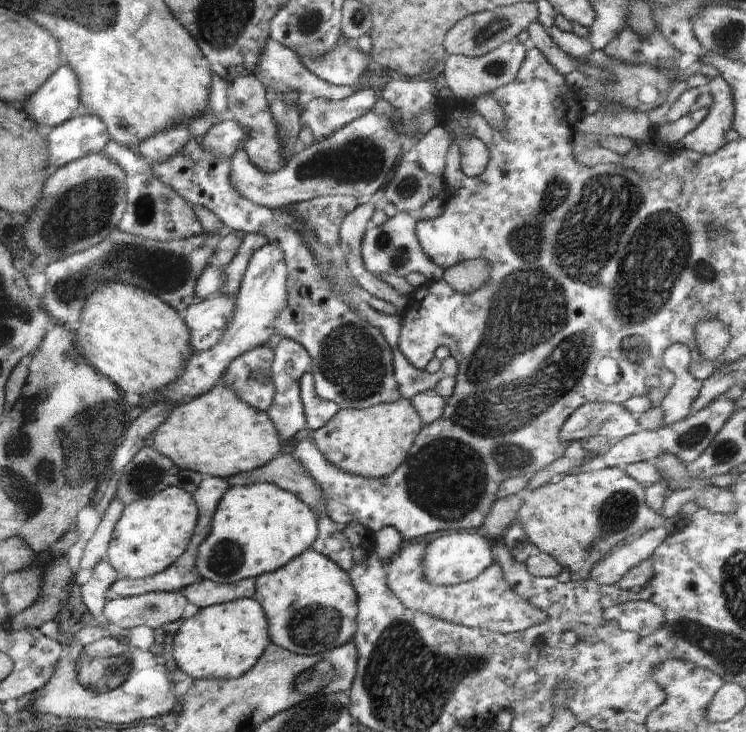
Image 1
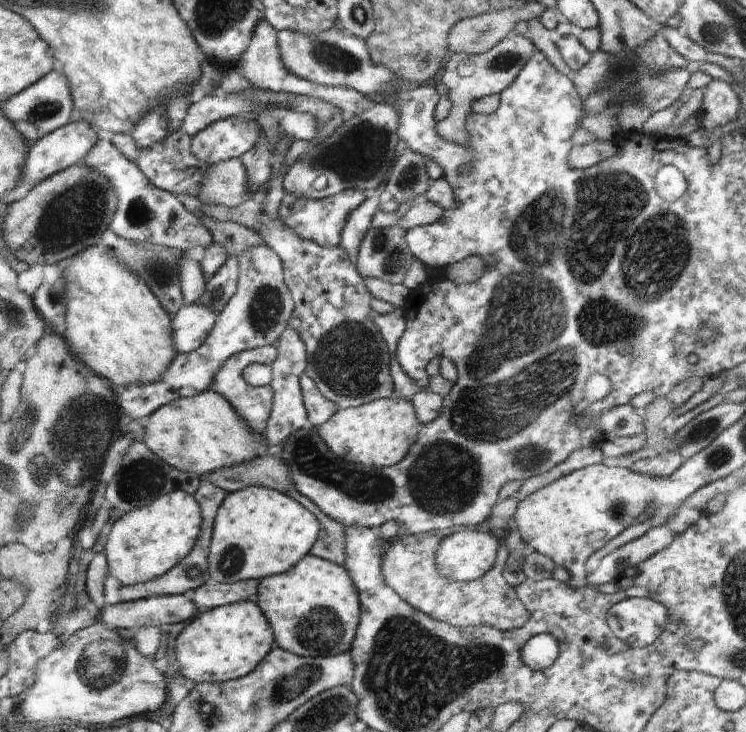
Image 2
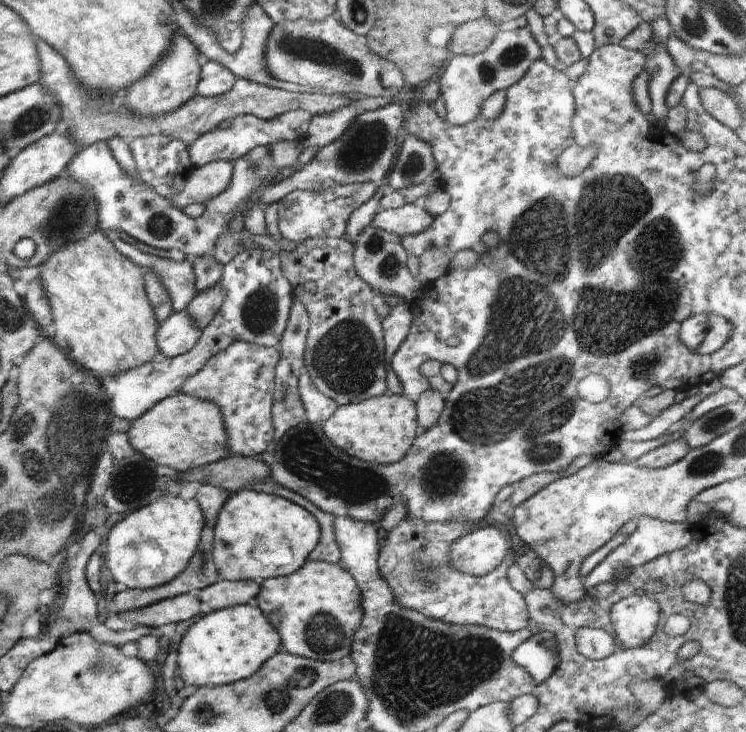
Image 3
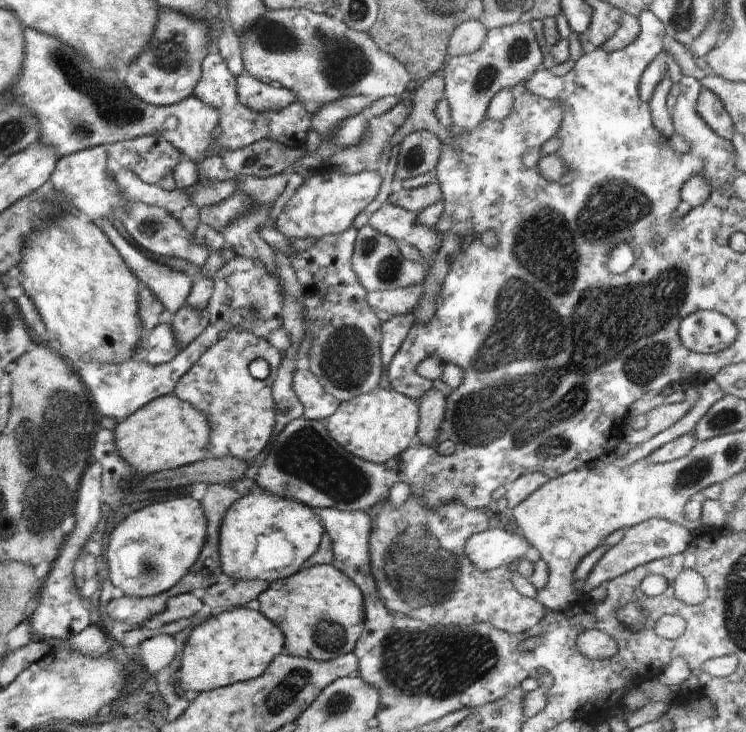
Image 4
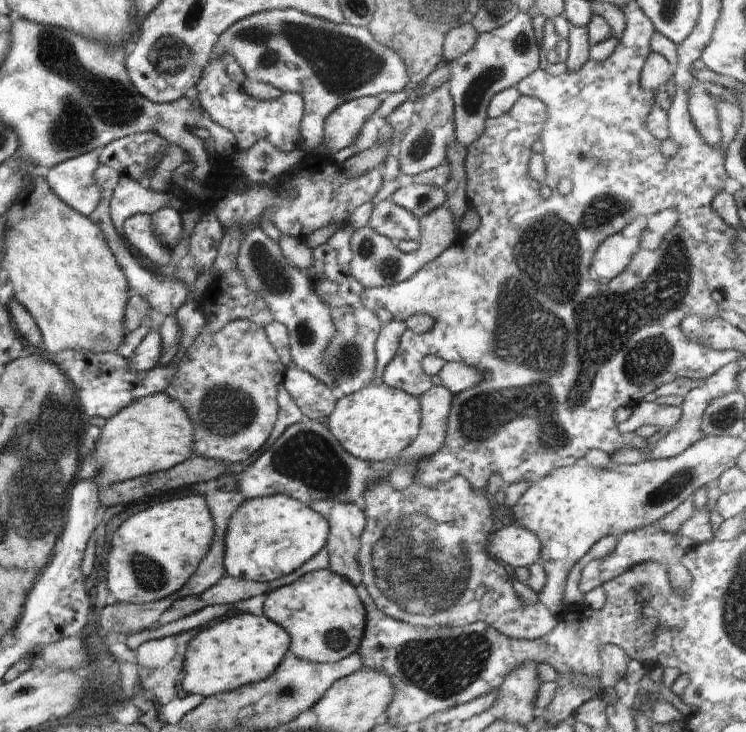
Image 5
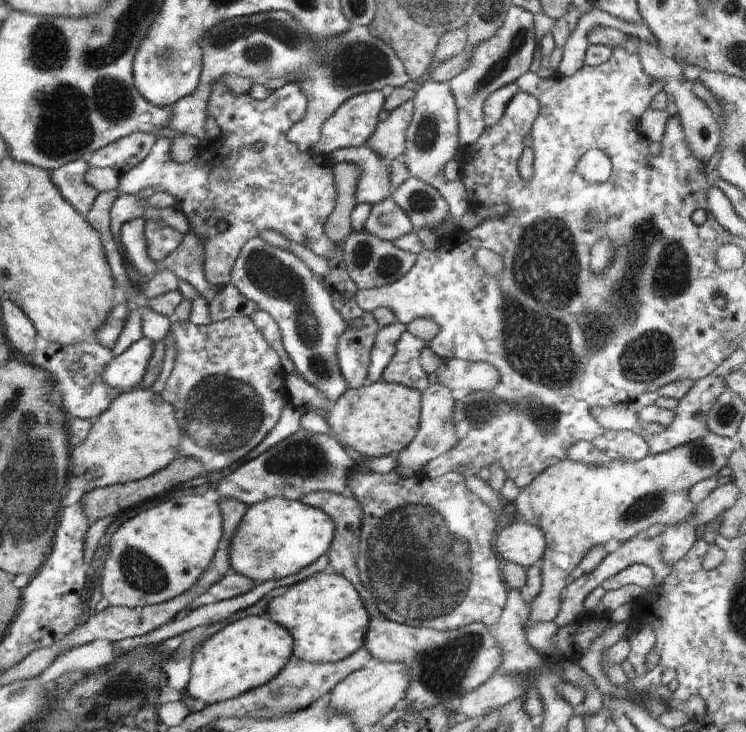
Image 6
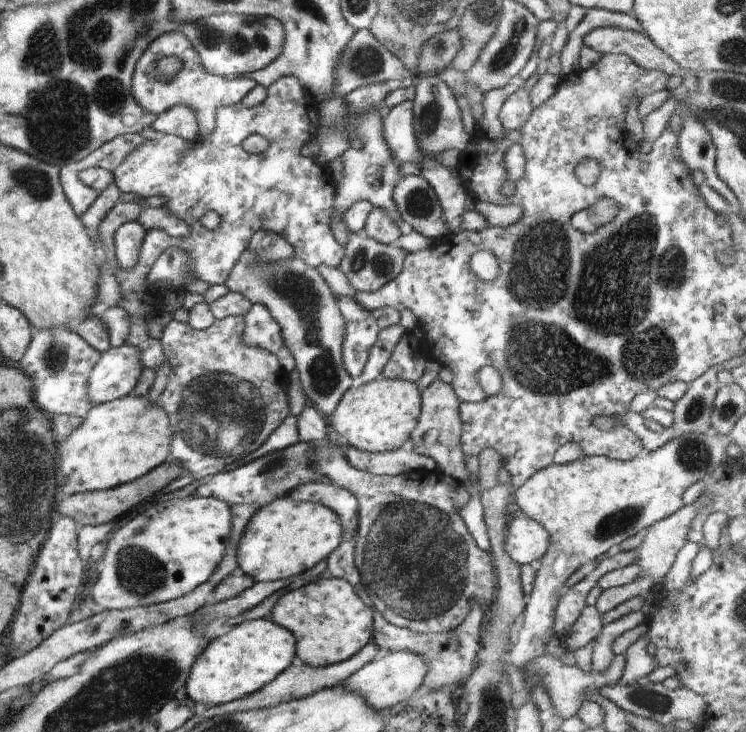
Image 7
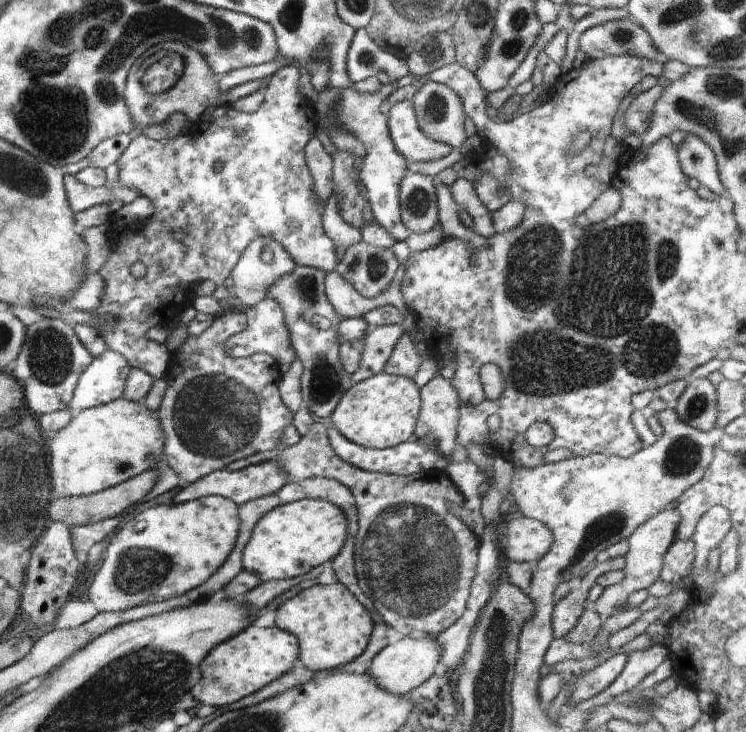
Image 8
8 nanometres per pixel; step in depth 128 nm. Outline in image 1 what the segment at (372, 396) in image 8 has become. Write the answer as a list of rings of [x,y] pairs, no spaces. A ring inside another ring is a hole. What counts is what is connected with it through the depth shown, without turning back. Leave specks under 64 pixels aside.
[[[400,398],[396,402],[382,403],[365,409],[340,409],[322,428],[316,429],[314,434],[311,434],[311,439],[322,456],[336,468],[366,478],[380,478],[391,475],[405,462],[423,426],[420,415],[411,401]]]

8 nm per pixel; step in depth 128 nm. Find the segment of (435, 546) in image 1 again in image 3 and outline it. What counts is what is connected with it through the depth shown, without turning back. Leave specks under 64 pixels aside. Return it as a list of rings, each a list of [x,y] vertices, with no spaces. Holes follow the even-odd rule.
[[[480,525],[456,539],[448,553],[451,565],[456,571],[470,576],[492,572],[511,547],[508,530]]]

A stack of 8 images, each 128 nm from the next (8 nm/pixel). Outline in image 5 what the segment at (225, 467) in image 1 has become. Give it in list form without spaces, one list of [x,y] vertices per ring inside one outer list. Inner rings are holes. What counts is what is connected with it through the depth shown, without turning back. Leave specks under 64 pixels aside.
[[[165,392],[134,401],[109,418],[101,428],[94,452],[81,458],[76,480],[88,479],[98,487],[171,469],[194,456],[195,426],[184,407]]]

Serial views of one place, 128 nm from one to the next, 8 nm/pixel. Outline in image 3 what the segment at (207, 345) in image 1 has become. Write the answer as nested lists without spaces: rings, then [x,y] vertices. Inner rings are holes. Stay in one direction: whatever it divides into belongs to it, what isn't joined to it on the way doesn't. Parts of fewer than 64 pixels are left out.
[[[188,311],[172,312],[171,316],[159,322],[157,345],[161,358],[175,357],[196,346],[201,337],[199,324]]]

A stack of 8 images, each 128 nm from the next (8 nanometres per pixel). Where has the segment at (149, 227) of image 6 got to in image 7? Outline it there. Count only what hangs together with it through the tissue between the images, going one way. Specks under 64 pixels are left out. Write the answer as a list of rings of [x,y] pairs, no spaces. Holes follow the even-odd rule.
[[[282,77],[280,80],[274,82],[267,88],[267,97],[258,105],[253,107],[247,107],[242,104],[239,105],[230,105],[230,106],[219,106],[215,112],[215,123],[216,128],[214,132],[210,134],[210,136],[202,137],[198,136],[198,140],[194,140],[193,144],[190,145],[188,142],[185,142],[183,138],[174,136],[174,135],[163,135],[160,139],[146,140],[144,141],[136,150],[133,150],[128,158],[122,163],[118,165],[118,168],[111,173],[109,170],[100,168],[100,167],[90,167],[85,169],[84,171],[79,171],[80,180],[90,188],[93,188],[95,191],[99,193],[102,192],[106,187],[109,187],[110,184],[115,183],[115,185],[121,190],[121,192],[134,192],[134,194],[138,194],[139,197],[147,198],[150,196],[164,196],[166,200],[168,200],[166,208],[169,210],[169,213],[172,216],[177,216],[184,220],[184,222],[188,223],[190,230],[187,235],[180,236],[180,238],[174,238],[174,236],[170,236],[166,234],[164,230],[161,228],[153,228],[147,231],[143,242],[141,244],[141,249],[139,252],[139,257],[137,260],[137,265],[134,269],[129,271],[124,271],[122,268],[119,268],[119,271],[114,275],[118,282],[120,283],[123,295],[121,298],[120,307],[124,308],[126,312],[129,314],[131,319],[130,326],[130,334],[125,344],[137,346],[141,350],[141,364],[144,367],[150,367],[151,369],[156,370],[161,364],[162,361],[165,360],[165,354],[163,353],[162,345],[159,340],[153,339],[148,332],[147,324],[145,323],[150,317],[160,315],[165,312],[164,304],[163,306],[152,306],[152,304],[158,304],[160,300],[158,300],[158,296],[162,296],[162,294],[158,294],[158,290],[150,290],[145,286],[145,280],[149,275],[150,269],[153,267],[153,264],[158,260],[158,257],[169,248],[181,248],[187,250],[188,262],[191,264],[191,270],[194,271],[194,279],[200,279],[201,281],[207,282],[209,285],[224,285],[228,278],[228,274],[230,274],[233,266],[238,262],[240,258],[240,254],[244,252],[248,248],[248,243],[252,238],[252,235],[259,230],[270,231],[280,236],[283,236],[292,246],[295,252],[295,255],[298,258],[301,258],[308,266],[312,268],[318,269],[322,265],[326,265],[332,268],[339,268],[340,263],[345,255],[344,247],[341,244],[336,242],[334,235],[332,234],[331,229],[331,216],[333,215],[333,206],[334,206],[334,197],[335,197],[335,188],[334,186],[328,185],[326,183],[326,176],[324,176],[324,165],[318,163],[314,157],[307,157],[301,153],[301,148],[310,141],[314,141],[317,138],[318,130],[321,126],[319,121],[319,113],[316,107],[317,99],[311,94],[310,91],[307,91],[301,84],[300,81],[296,77]],[[250,134],[261,134],[264,138],[268,139],[270,142],[270,146],[266,151],[263,151],[258,154],[247,153],[242,149],[242,140],[244,138],[248,138]],[[210,210],[214,210],[220,215],[222,220],[220,228],[217,230],[209,230],[206,229],[200,223],[200,217],[206,212],[210,212]]]

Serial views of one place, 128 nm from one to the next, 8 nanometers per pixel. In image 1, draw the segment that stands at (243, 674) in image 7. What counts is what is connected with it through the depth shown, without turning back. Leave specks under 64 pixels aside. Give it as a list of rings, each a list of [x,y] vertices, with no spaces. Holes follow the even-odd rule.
[[[243,598],[201,608],[194,616],[183,619],[175,632],[172,656],[176,664],[194,679],[235,679],[246,674],[259,661],[269,645],[268,619],[254,598]]]

